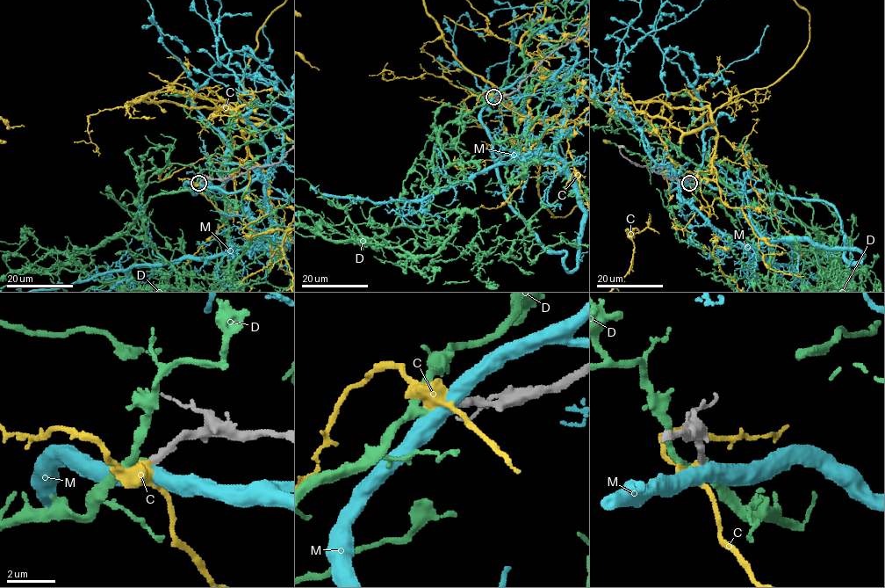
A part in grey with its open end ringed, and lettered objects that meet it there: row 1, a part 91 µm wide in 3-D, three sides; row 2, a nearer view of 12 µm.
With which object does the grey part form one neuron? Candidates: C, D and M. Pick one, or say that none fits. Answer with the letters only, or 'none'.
D

